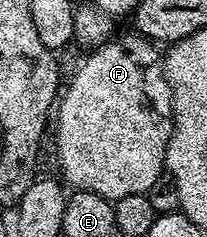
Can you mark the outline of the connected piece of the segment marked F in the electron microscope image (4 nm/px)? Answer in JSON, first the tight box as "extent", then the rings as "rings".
{"extent":[53,34,173,201],"rings":[[[130,34],[124,39],[112,38],[98,49],[92,50],[95,52],[91,59],[80,65],[79,72],[72,77],[68,87],[66,84],[58,100],[57,118],[54,120],[53,151],[56,156],[59,154],[58,174],[62,182],[68,188],[97,193],[112,201],[130,195],[145,195],[149,189],[153,189],[153,181],[157,181],[165,173],[167,146],[173,126],[172,120],[166,114],[158,115],[143,96],[143,74],[147,67],[154,63],[156,66],[156,48],[138,34]]]}

